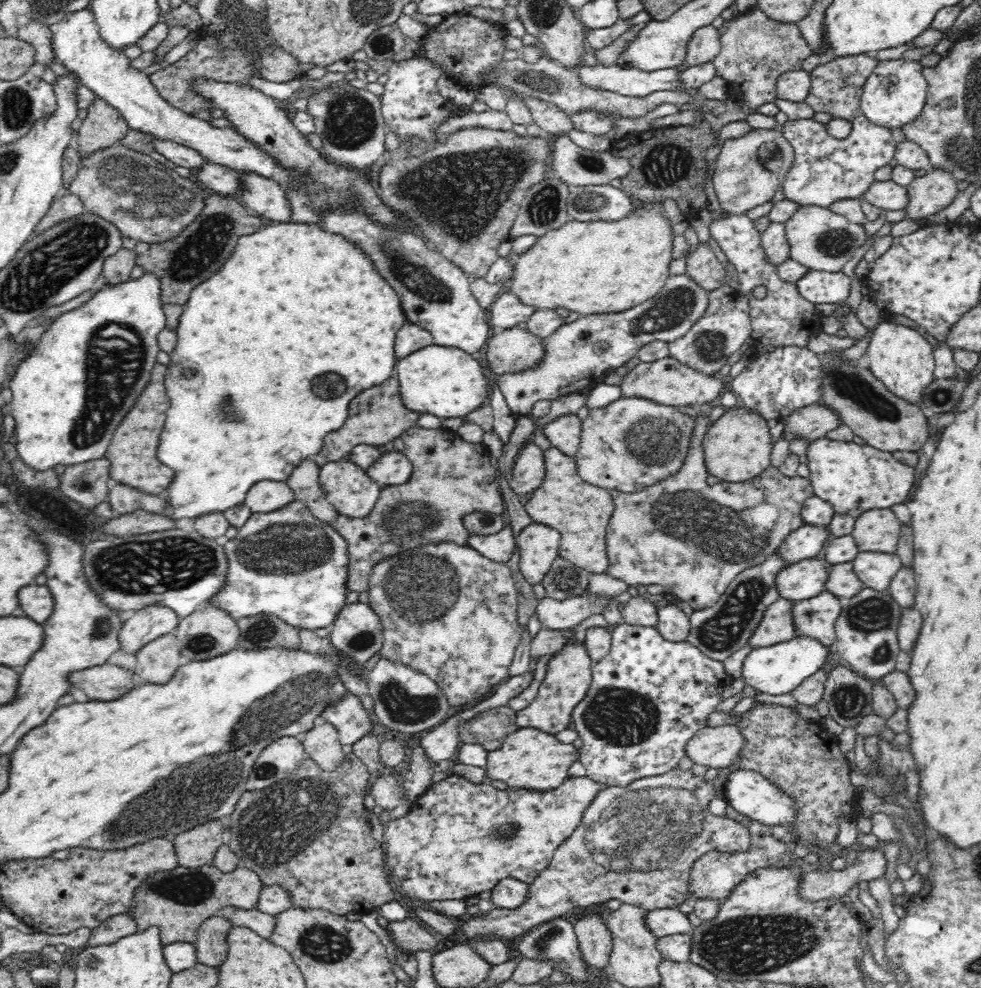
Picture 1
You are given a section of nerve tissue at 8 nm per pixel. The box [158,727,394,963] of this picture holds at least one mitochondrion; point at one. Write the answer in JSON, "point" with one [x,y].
{"point":[278,826]}

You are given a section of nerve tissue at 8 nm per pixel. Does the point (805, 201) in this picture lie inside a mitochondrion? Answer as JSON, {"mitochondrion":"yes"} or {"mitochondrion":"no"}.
{"mitochondrion":"no"}

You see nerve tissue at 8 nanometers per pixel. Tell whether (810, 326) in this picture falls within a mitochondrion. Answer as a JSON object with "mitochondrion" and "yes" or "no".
{"mitochondrion":"no"}

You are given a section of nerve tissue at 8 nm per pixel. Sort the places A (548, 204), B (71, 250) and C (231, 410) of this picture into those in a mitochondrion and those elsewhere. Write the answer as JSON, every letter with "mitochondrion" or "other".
{"A":"mitochondrion","B":"mitochondrion","C":"mitochondrion"}

